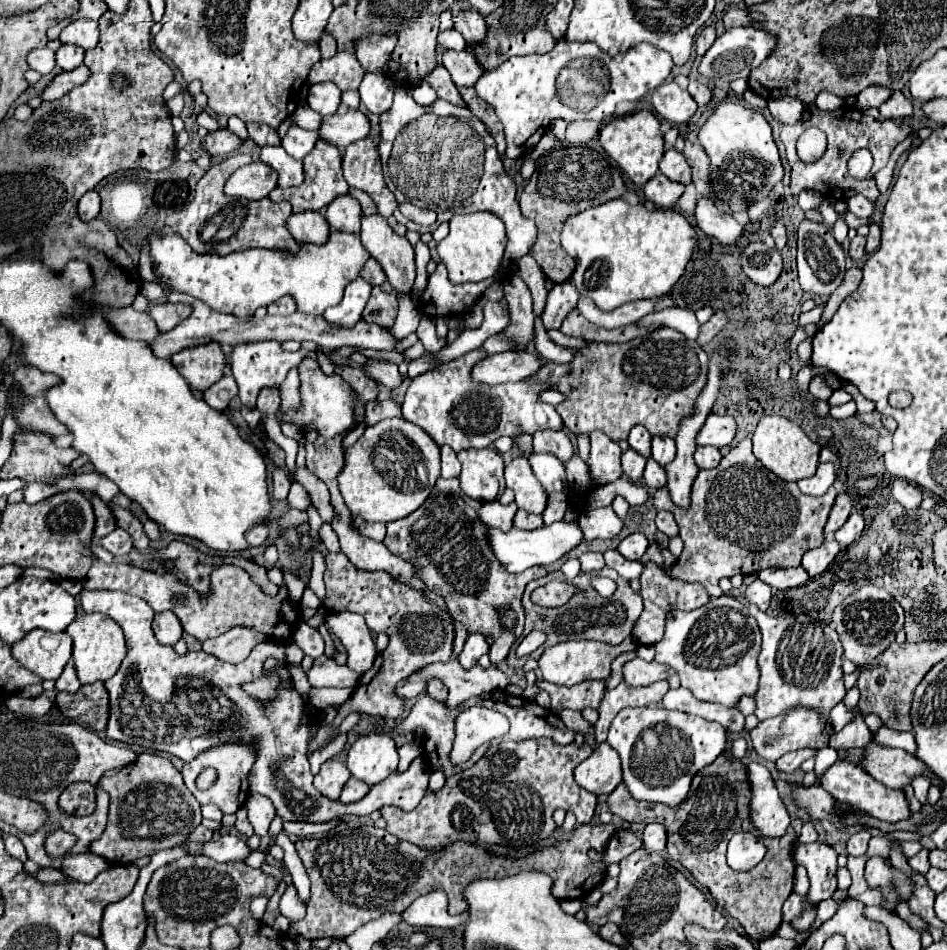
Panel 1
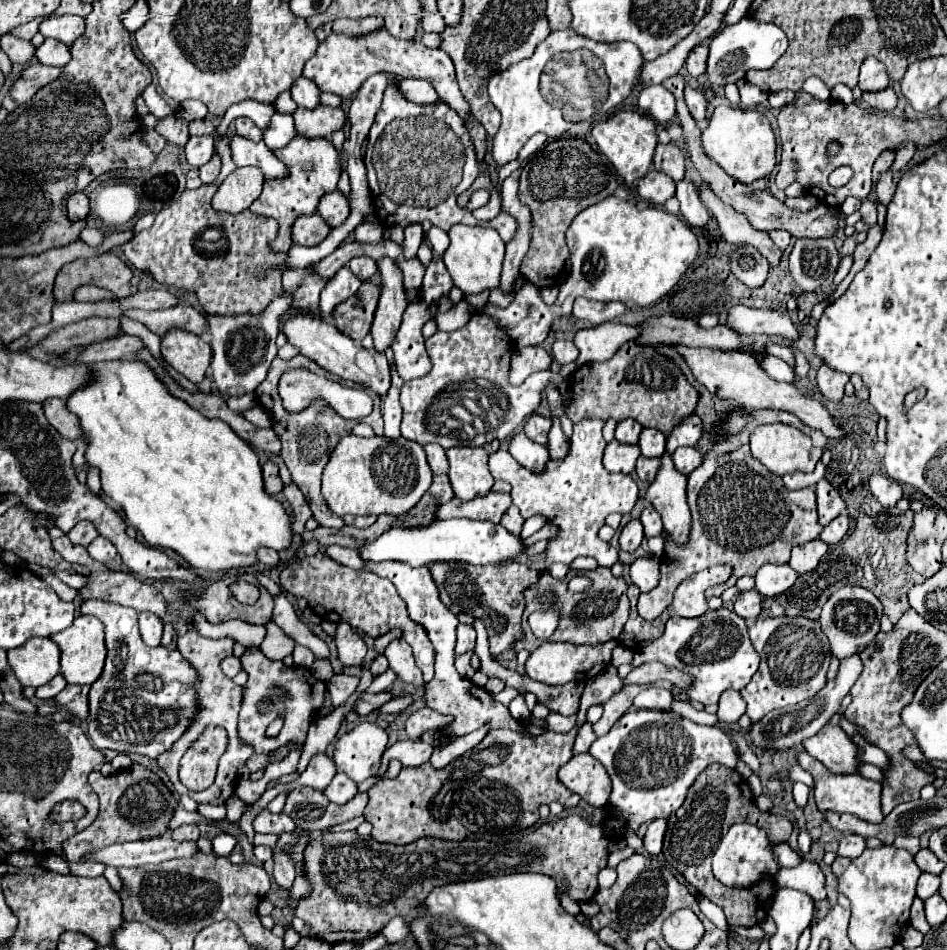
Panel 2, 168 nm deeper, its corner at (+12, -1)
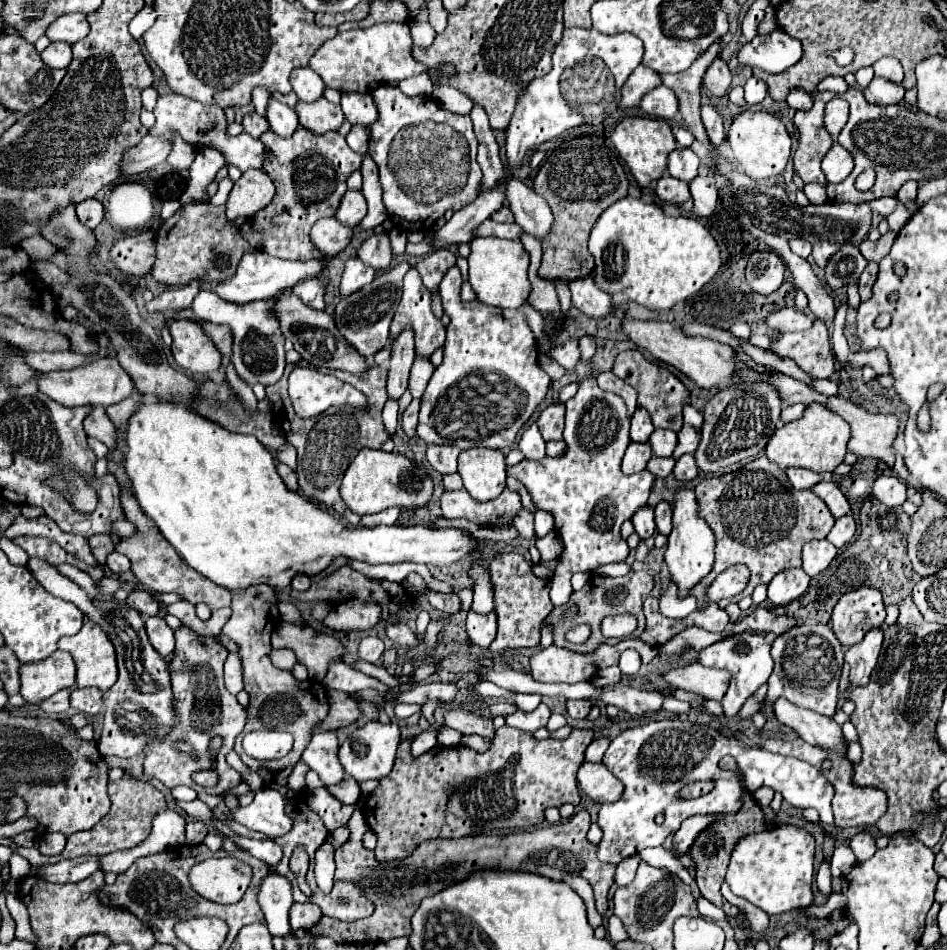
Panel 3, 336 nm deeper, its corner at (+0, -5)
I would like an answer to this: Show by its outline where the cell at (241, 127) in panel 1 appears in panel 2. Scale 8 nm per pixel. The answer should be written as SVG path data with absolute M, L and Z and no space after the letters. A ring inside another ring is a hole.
M218 153L212 155L212 159L206 165L202 165L198 171L200 171L202 183L212 183L220 173L220 155Z

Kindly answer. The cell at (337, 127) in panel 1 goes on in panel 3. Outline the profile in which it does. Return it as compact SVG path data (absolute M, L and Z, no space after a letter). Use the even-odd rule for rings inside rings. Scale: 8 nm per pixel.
M324 97L314 101L314 103L302 103L302 101L298 101L294 111L298 115L298 123L304 129L310 129L314 133L338 131L342 121L344 121L342 109L338 105L326 101Z

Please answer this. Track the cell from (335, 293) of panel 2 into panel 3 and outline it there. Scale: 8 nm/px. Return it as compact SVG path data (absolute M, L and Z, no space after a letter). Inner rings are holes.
M352 257L346 261L344 273L342 273L342 283L340 283L340 295L352 295L360 287L368 285L374 279L374 269L366 267L358 257Z

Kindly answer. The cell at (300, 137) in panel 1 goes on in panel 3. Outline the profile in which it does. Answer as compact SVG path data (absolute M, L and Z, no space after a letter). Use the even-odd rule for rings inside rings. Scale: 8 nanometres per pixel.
M270 97L266 107L266 121L274 133L280 137L290 137L298 129L298 115L288 105Z

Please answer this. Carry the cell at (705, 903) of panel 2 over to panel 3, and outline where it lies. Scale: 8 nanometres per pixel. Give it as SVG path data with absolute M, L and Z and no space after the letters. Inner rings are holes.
M654 847L654 849L644 849L644 851L640 851L638 855L640 855L646 863L650 863L650 865L656 865L656 867L662 867L662 869L670 869L674 875L678 875L684 883L688 883L688 885L692 887L694 897L700 895L700 891L698 891L698 887L696 887L694 879L692 879L690 873L688 873L688 869L680 863L678 855L676 855L672 849Z

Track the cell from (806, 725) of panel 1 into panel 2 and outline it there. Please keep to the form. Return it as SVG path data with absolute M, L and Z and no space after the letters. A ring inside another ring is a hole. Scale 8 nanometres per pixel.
M858 655L842 659L836 679L826 683L826 687L820 689L818 695L814 695L814 699L802 701L794 707L784 707L784 709L778 709L778 711L770 711L770 715L766 715L758 723L754 723L748 731L752 745L758 747L758 749L782 751L782 749L790 749L790 747L796 747L796 745L804 743L810 735L816 735L830 721L830 717L840 709L840 703L842 703L844 695L850 691L850 687L858 679L860 671L862 671L862 661L860 661Z

